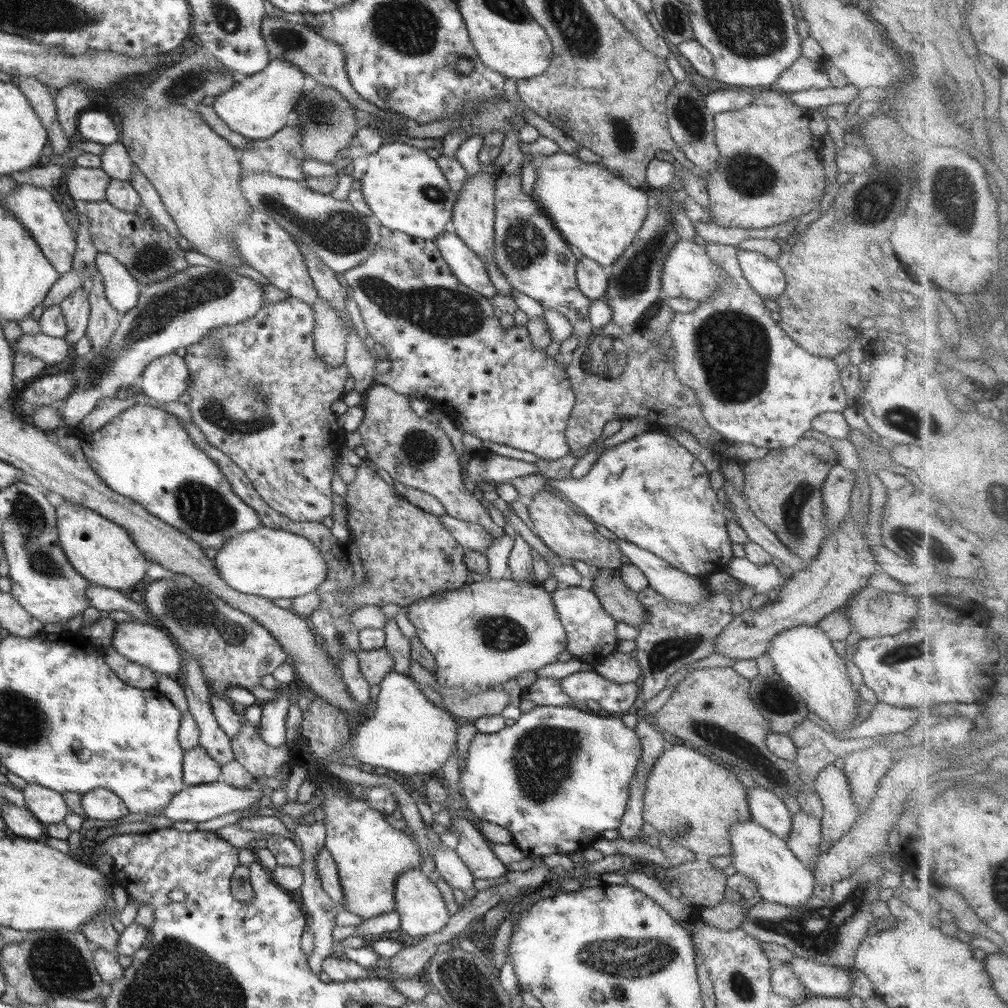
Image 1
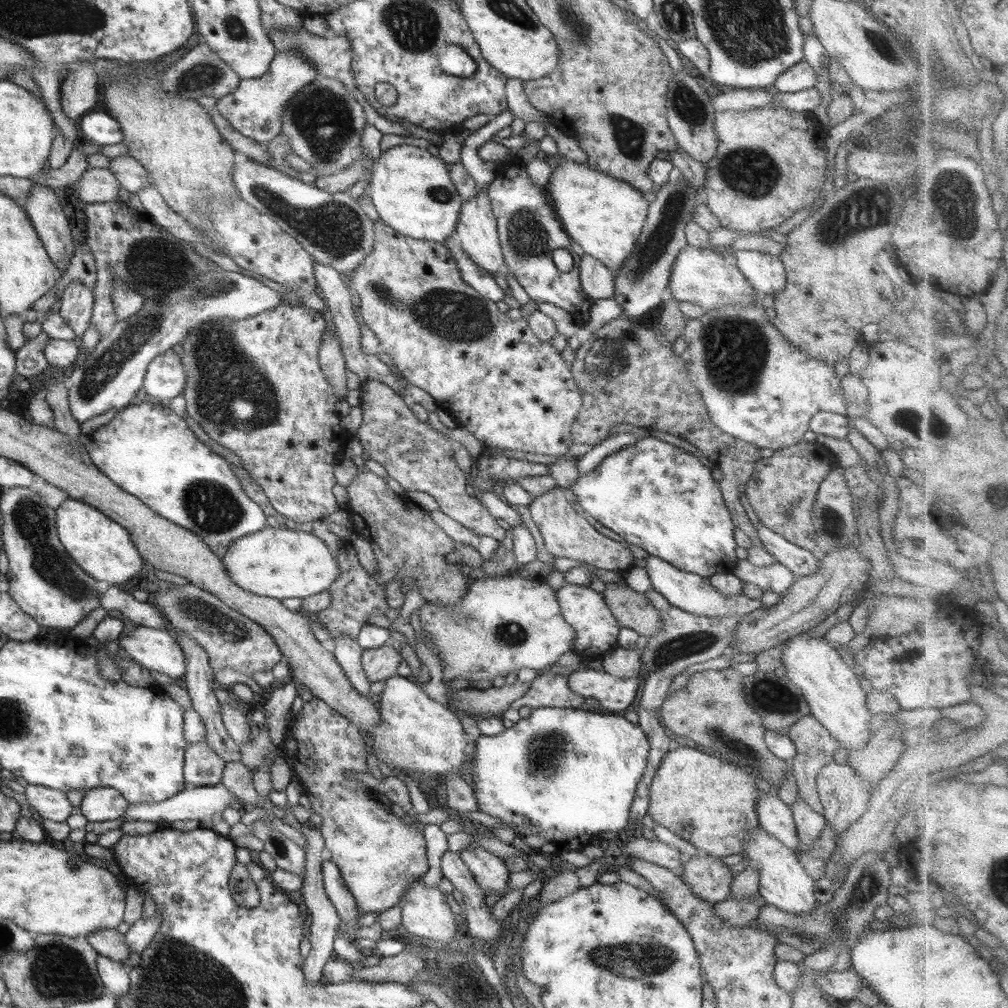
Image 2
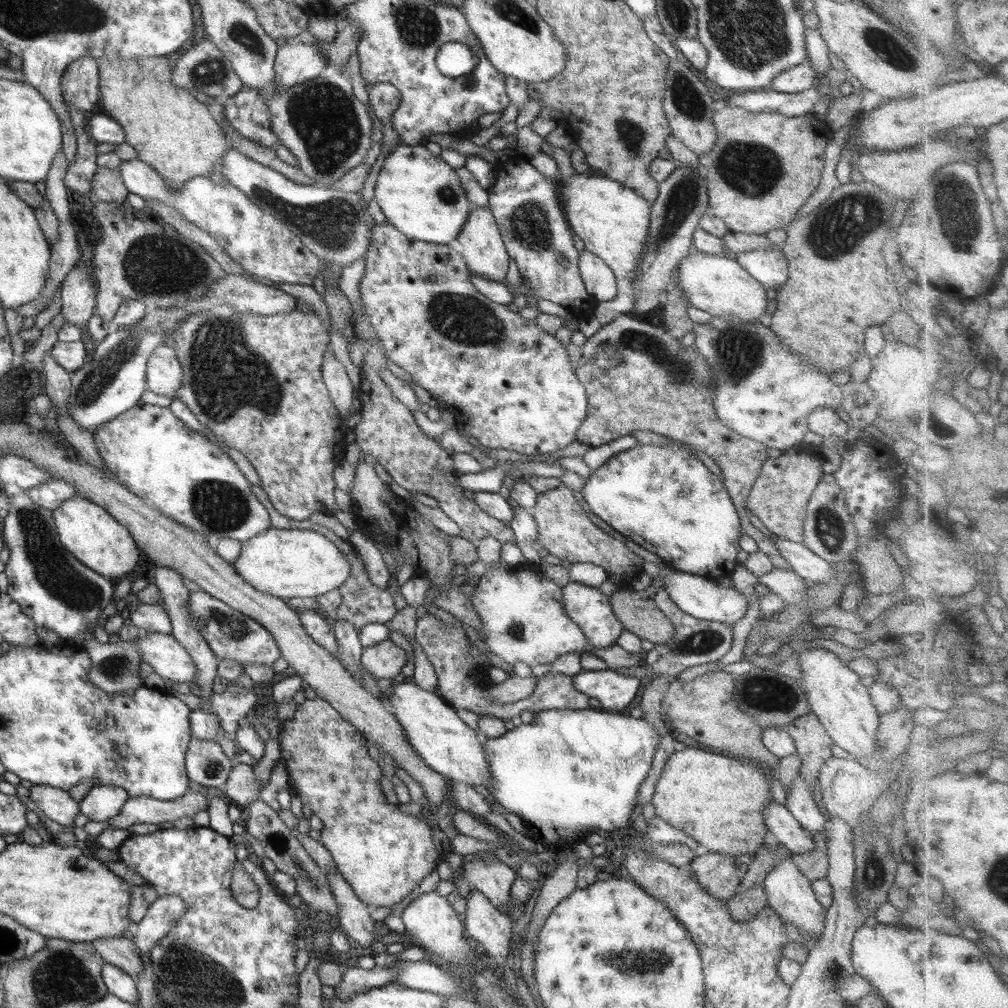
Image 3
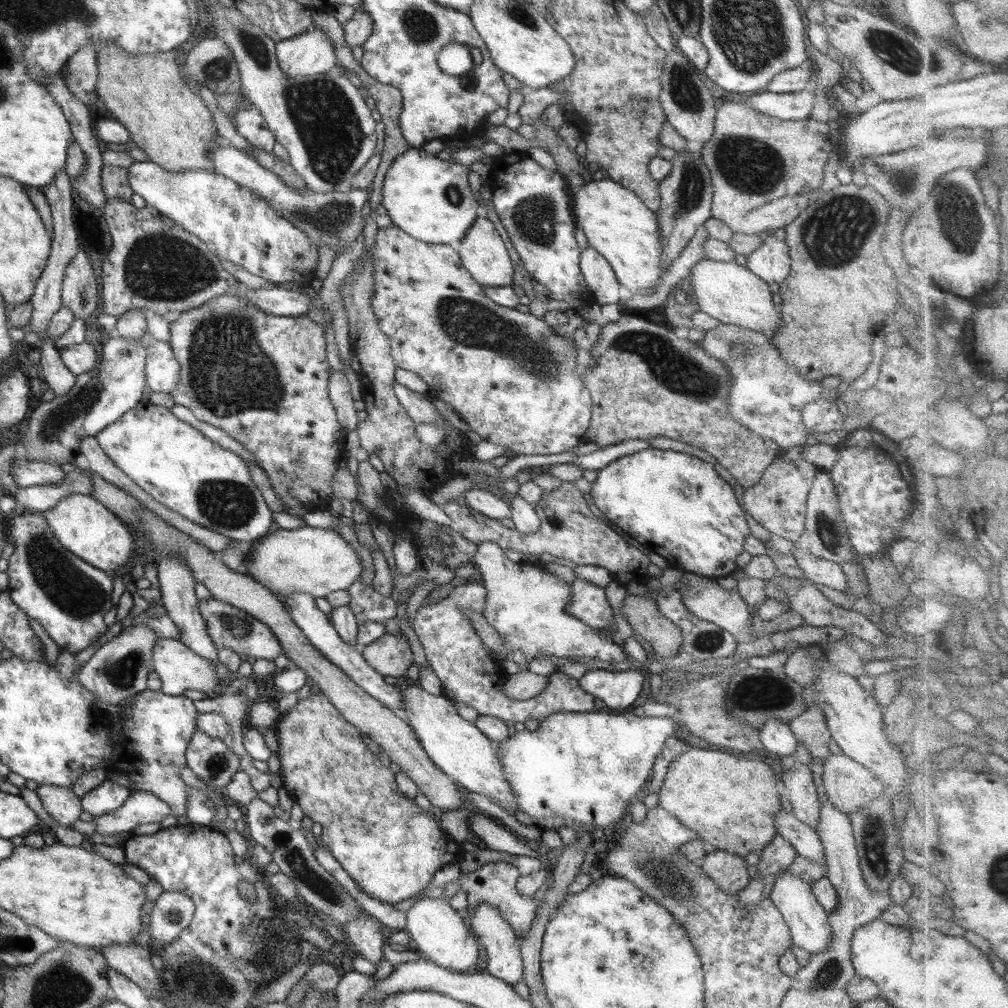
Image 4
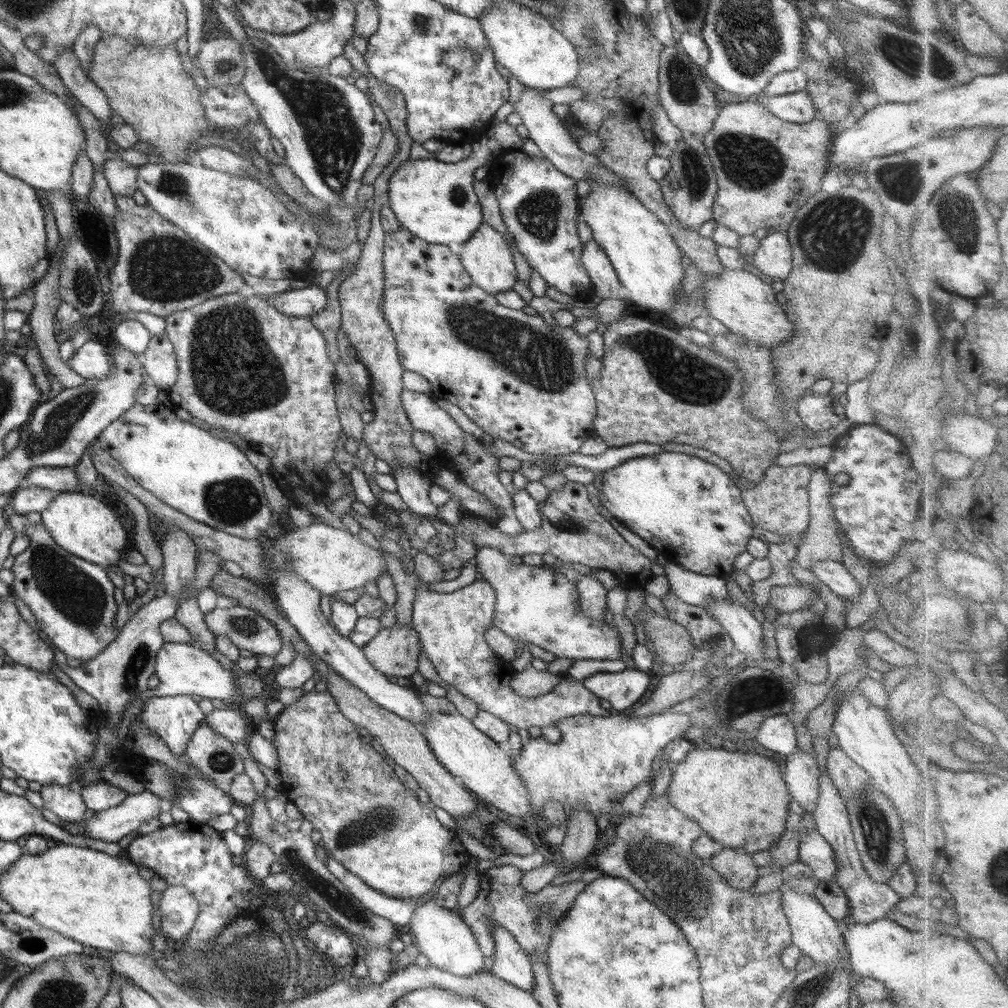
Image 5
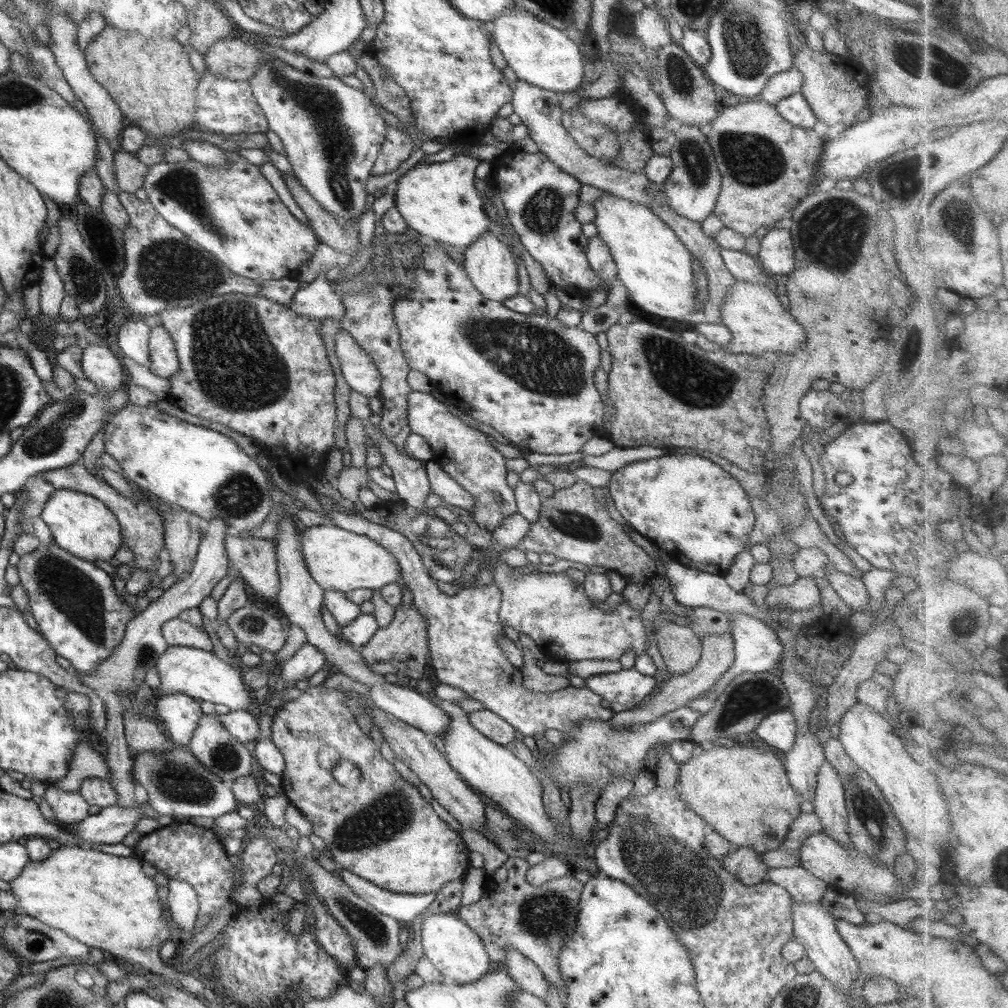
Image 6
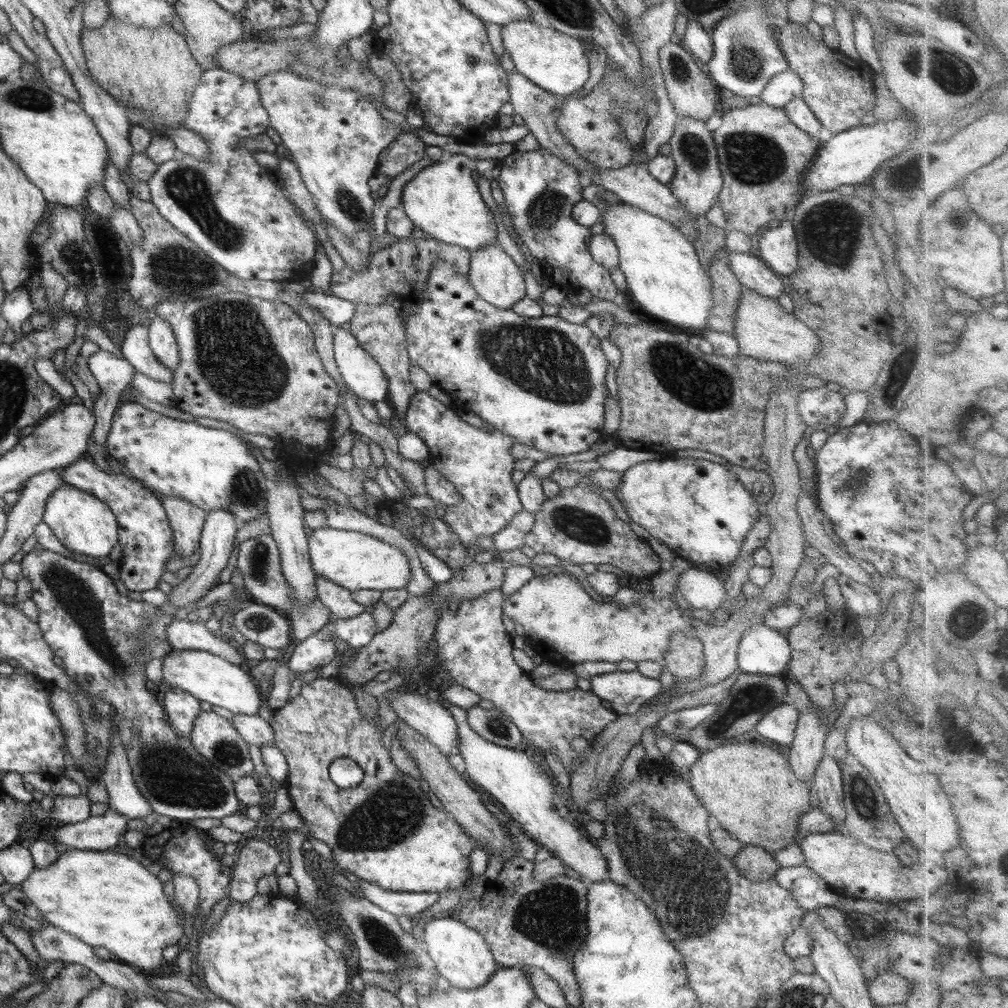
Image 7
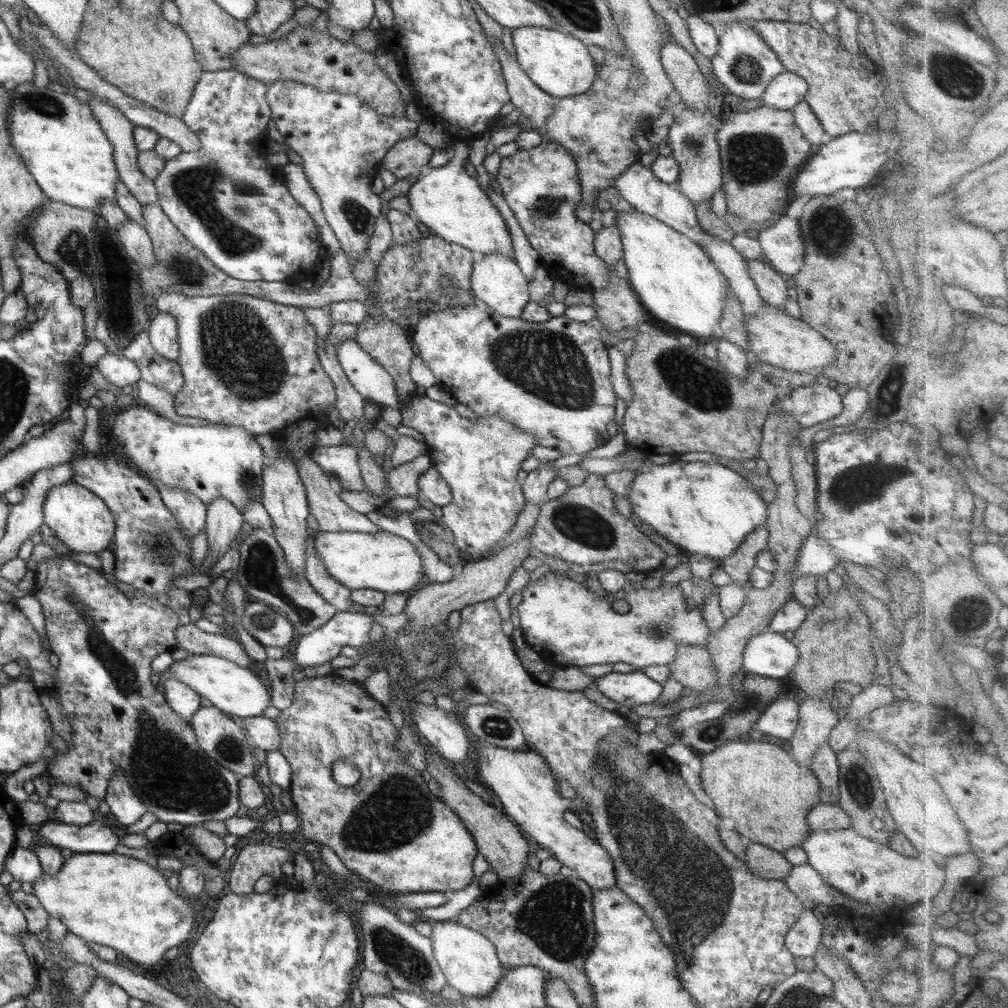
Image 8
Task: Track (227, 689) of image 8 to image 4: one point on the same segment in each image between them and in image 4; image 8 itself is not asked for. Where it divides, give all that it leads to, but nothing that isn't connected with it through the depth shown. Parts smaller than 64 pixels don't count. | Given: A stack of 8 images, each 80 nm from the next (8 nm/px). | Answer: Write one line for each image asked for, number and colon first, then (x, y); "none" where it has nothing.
4: (183, 672)
5: (183, 669)
6: (197, 673)
7: (205, 676)

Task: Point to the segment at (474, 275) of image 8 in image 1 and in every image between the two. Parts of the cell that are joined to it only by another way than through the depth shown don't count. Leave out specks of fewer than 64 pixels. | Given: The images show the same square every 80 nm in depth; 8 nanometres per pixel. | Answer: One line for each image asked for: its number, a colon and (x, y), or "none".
1: (473, 217)
2: (476, 232)
3: (483, 250)
4: (483, 253)
5: (486, 257)
6: (488, 262)
7: (497, 279)

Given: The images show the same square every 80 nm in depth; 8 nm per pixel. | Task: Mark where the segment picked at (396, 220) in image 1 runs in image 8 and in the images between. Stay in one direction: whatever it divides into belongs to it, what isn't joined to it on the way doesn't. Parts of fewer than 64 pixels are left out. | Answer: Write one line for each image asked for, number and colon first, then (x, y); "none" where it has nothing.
2: (411, 189)
3: (420, 195)
4: (430, 199)
5: (434, 201)
6: (439, 201)
7: (443, 200)
8: (447, 200)

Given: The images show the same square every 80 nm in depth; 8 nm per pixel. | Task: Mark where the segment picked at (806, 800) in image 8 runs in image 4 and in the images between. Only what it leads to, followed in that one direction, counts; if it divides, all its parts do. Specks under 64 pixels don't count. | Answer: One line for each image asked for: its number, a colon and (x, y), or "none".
4: (730, 802)
5: (739, 798)
6: (744, 794)
7: (750, 789)

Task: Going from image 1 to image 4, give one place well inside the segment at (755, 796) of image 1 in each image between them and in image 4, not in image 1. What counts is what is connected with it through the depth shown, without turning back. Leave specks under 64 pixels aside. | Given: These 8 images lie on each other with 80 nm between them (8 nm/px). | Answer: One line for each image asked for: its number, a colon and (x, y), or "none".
2: (774, 816)
3: (779, 820)
4: (806, 841)

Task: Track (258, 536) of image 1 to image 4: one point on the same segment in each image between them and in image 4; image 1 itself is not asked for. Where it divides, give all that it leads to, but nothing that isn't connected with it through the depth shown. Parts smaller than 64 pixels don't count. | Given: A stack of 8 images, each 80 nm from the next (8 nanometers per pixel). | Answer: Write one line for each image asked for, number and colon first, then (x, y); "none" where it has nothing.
2: (279, 563)
3: (286, 563)
4: (317, 561)

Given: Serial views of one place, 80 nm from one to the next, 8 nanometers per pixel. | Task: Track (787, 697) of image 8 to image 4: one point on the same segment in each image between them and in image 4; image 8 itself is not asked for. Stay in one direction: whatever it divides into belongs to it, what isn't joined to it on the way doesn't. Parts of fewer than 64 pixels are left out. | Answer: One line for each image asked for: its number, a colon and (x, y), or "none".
4: (776, 737)
5: (777, 733)
6: (778, 730)
7: (779, 725)

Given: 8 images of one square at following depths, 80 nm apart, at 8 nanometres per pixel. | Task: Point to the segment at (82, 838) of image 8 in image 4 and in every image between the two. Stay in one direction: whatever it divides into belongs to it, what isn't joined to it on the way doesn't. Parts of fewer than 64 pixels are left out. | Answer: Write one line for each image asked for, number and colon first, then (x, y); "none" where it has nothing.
4: (140, 807)
5: (112, 824)
6: (110, 826)
7: (97, 833)

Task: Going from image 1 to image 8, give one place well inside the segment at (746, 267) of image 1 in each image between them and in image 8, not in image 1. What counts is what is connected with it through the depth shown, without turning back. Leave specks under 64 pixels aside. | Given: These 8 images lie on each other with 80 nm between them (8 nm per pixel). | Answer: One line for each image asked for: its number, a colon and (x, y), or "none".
2: (766, 273)
3: (769, 267)
4: (771, 262)
5: (773, 258)
6: (776, 255)
7: (778, 249)
8: (783, 248)

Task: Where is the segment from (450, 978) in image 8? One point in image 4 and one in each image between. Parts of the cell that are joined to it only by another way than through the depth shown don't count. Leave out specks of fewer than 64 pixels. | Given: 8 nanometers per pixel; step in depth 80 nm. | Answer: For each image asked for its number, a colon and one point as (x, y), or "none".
4: (440, 932)
5: (444, 938)
6: (456, 951)
7: (461, 955)

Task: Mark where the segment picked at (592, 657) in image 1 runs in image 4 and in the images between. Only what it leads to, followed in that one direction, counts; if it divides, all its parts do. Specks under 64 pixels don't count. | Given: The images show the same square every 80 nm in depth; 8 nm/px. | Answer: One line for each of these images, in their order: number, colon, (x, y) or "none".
2: (585, 610)
3: (591, 610)
4: (588, 603)

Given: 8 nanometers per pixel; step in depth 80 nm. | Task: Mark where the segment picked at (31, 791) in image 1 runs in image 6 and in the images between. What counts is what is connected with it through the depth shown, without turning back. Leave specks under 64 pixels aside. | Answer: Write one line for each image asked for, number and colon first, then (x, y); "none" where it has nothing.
2: (51, 804)
3: (56, 803)
4: (62, 804)
5: (67, 803)
6: (68, 807)

